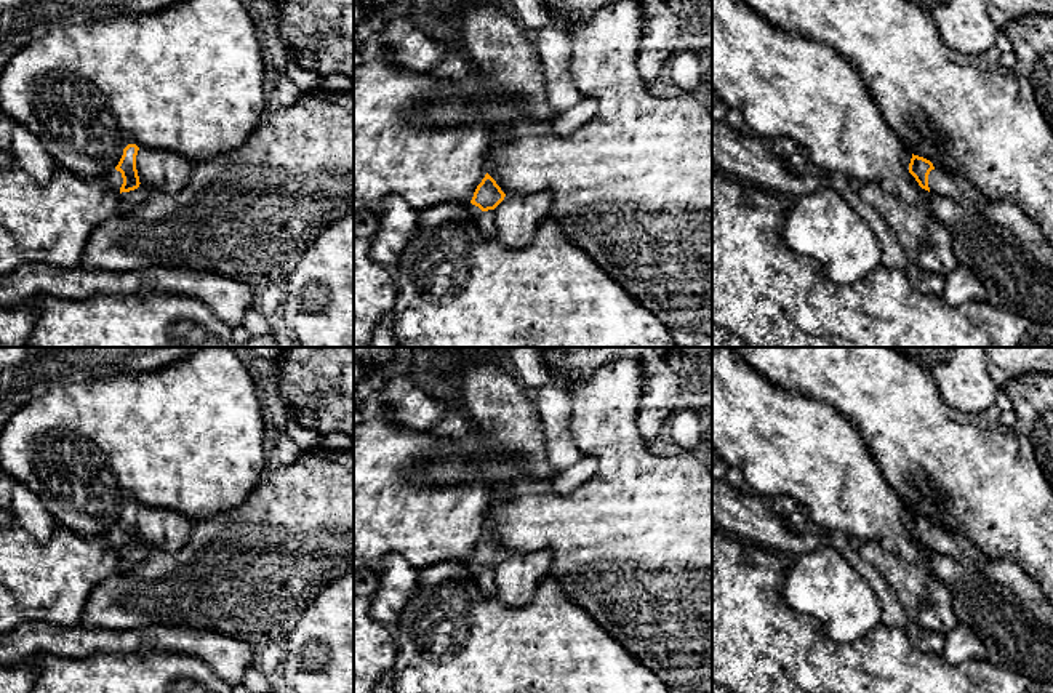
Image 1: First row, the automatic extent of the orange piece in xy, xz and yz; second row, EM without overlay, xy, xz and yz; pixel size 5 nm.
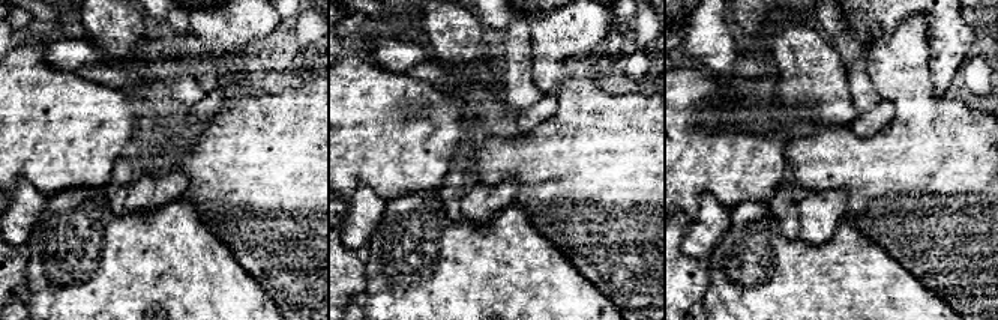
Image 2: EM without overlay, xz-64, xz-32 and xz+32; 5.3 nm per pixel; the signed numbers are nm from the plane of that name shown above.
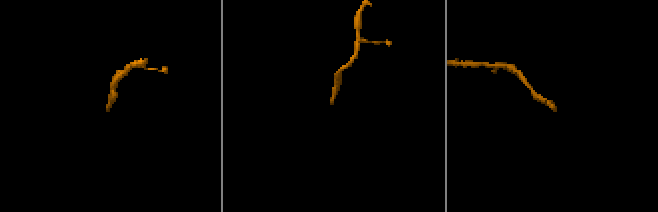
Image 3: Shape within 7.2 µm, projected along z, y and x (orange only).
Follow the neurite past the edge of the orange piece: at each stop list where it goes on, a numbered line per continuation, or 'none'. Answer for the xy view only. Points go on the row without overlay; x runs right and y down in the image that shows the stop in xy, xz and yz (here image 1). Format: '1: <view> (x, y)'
1: xy (114, 538)

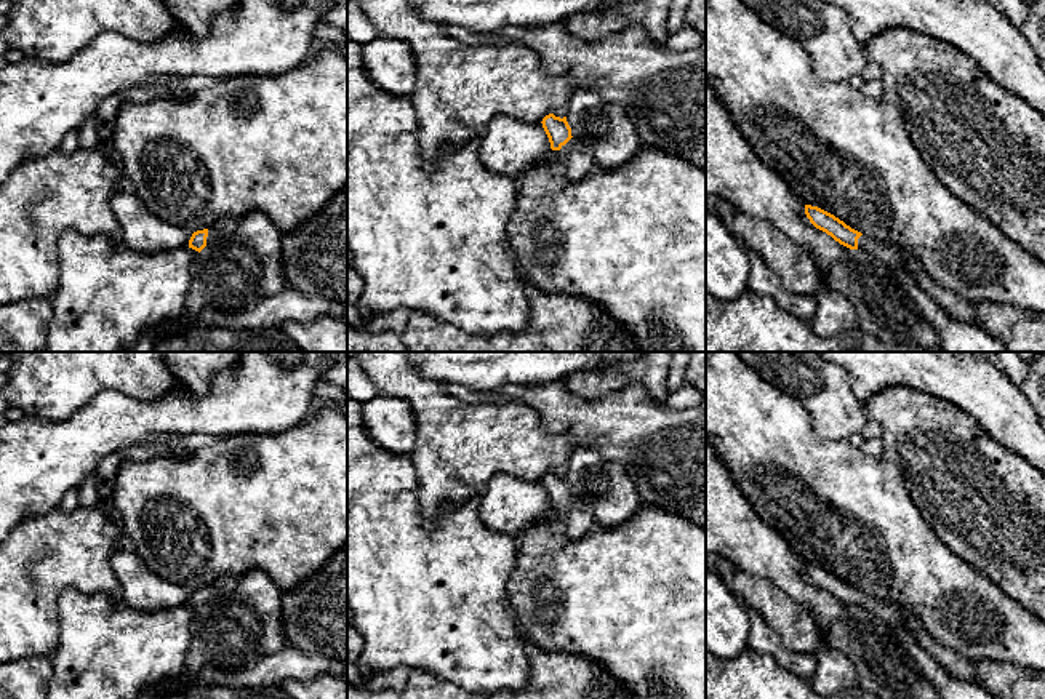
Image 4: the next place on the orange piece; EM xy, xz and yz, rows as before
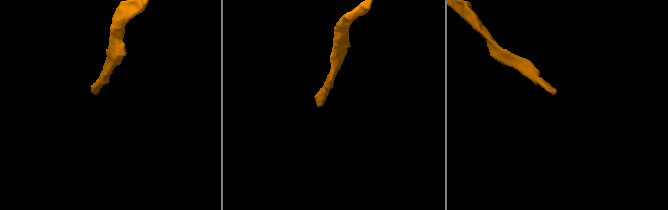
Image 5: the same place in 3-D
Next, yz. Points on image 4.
1: yz (895, 615)

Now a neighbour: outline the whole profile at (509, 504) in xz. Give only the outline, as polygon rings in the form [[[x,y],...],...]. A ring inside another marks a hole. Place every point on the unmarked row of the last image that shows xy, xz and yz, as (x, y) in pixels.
[[[496,473],[480,496],[480,518],[494,533],[512,539],[538,523],[551,507],[543,481]]]

